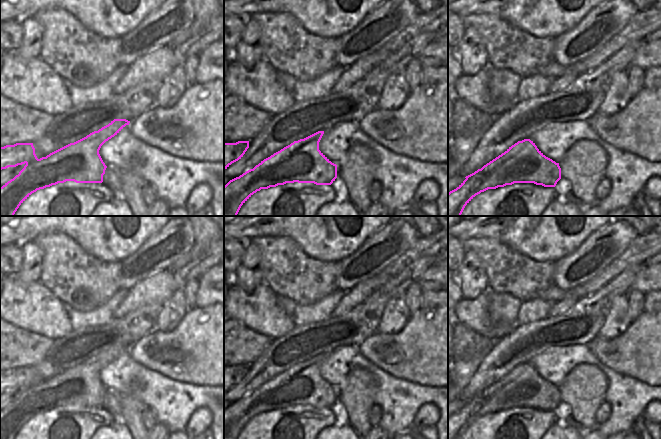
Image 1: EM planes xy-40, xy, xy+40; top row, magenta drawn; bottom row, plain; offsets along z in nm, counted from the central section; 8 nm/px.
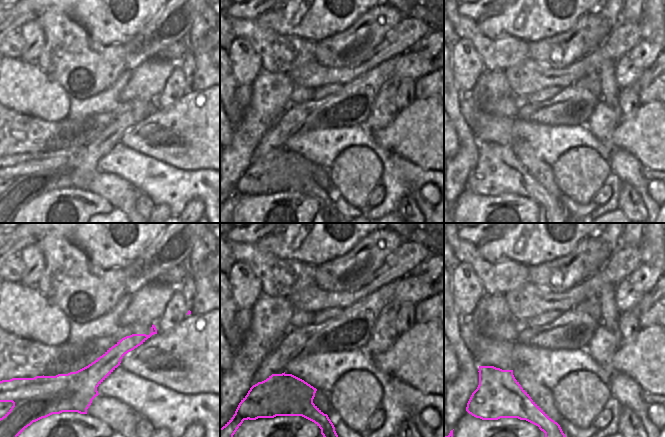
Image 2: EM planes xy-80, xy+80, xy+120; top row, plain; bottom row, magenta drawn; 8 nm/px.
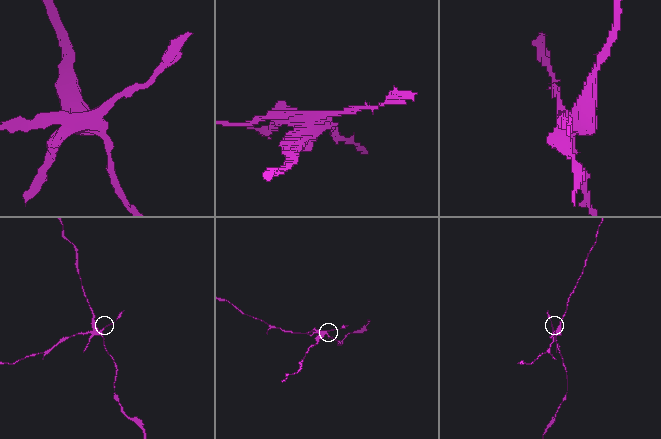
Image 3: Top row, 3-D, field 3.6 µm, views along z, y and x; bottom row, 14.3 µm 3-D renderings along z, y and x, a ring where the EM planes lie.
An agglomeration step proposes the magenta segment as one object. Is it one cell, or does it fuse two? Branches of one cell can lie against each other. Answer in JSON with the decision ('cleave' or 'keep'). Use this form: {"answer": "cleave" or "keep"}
{"answer": "cleave"}

